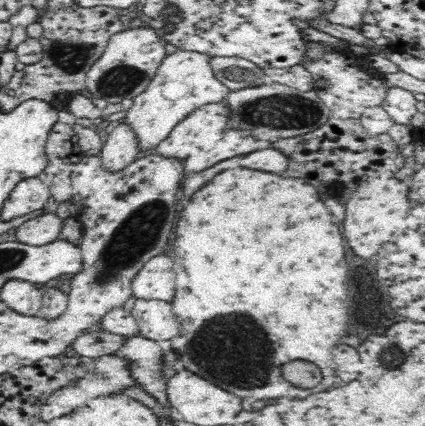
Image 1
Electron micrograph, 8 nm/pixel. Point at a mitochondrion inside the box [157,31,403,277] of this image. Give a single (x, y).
(275, 112)

